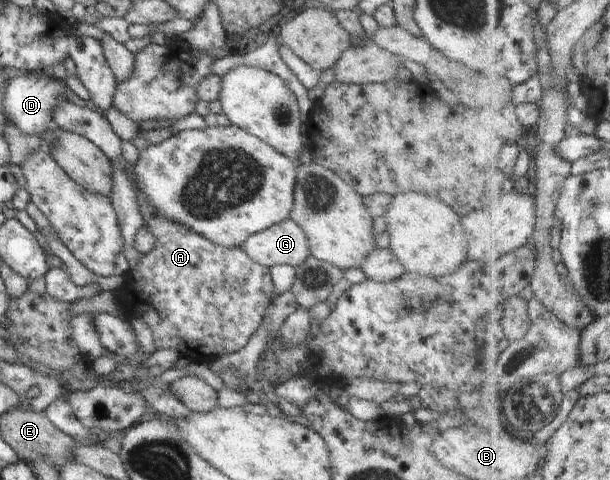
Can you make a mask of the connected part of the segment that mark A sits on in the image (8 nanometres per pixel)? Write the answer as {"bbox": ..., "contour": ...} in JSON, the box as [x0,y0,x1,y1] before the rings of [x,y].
{"bbox":[116,186,276,365],"contour":[[[137,186],[136,191],[138,192],[138,203],[141,207],[145,227],[157,237],[157,243],[154,250],[142,254],[143,258],[141,262],[138,263],[137,270],[129,270],[127,274],[125,274],[127,277],[125,284],[116,289],[122,292],[121,306],[123,307],[123,311],[120,312],[119,315],[125,317],[129,324],[130,317],[141,316],[141,318],[145,318],[147,324],[151,327],[155,348],[172,348],[173,350],[177,350],[183,362],[200,362],[201,364],[209,365],[218,358],[217,356],[219,356],[219,354],[231,354],[231,352],[243,348],[249,342],[249,339],[253,338],[254,334],[259,330],[264,319],[266,308],[270,305],[271,296],[276,292],[275,285],[270,275],[270,268],[255,262],[241,247],[228,249],[213,244],[209,239],[189,230],[186,226],[181,226],[180,224],[161,217],[156,211],[152,210],[152,207],[148,204],[144,195],[138,190]]]}

